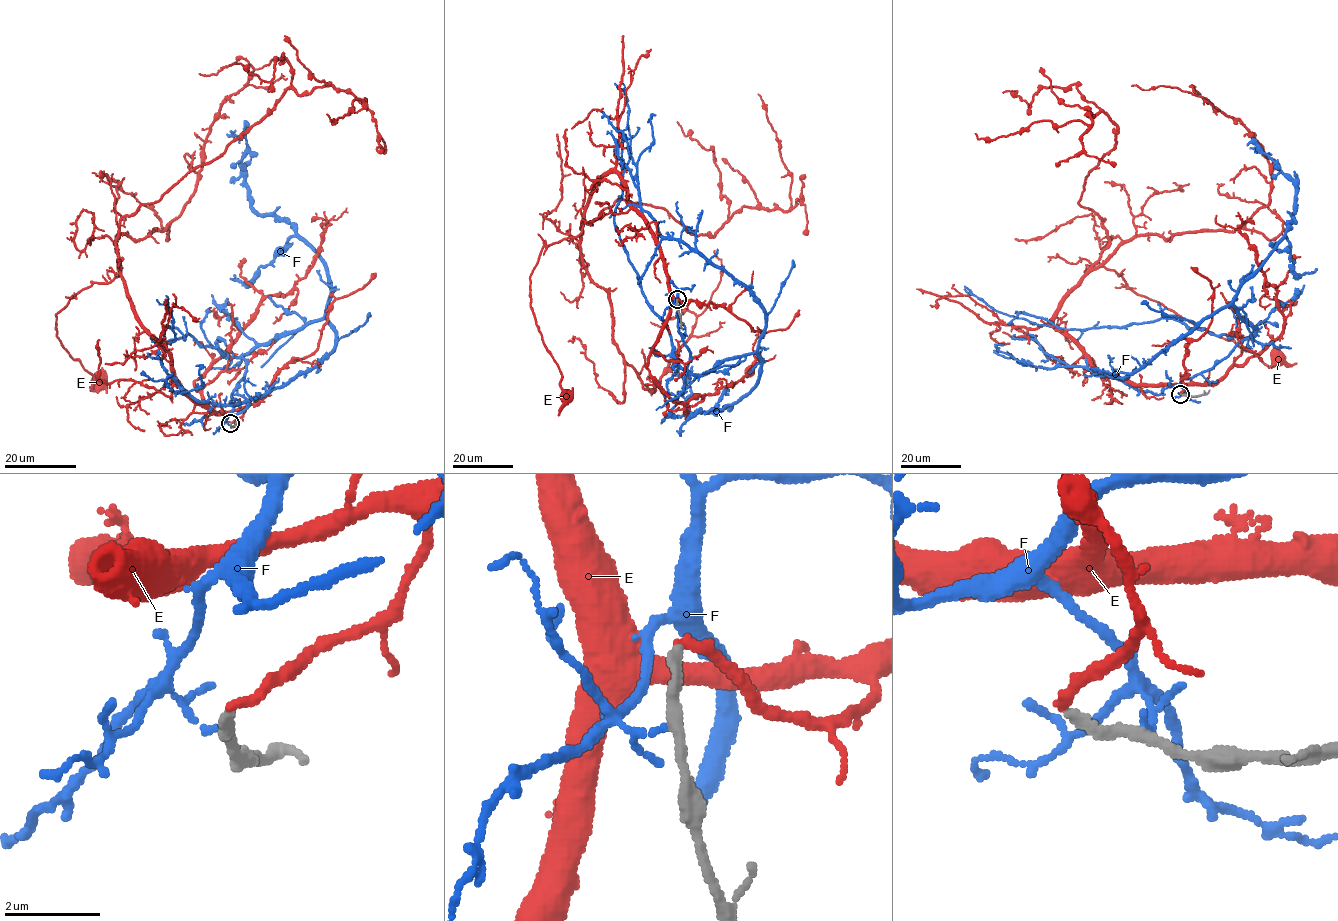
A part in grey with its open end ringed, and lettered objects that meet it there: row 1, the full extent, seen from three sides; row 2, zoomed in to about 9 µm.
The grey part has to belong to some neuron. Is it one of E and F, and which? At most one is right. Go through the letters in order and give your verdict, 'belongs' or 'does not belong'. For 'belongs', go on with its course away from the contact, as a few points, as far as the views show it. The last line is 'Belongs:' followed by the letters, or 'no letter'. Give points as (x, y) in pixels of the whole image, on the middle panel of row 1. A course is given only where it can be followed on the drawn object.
E: does not belong
F: does not belong
Belongs: no letter

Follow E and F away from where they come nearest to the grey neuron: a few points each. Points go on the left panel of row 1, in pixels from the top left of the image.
E: (230, 423), (245, 410), (214, 412), (181, 388), (119, 272), (55, 315), (63, 346), (91, 388), (99, 380)
F: (230, 424), (247, 353), (325, 318), (335, 331), (312, 368), (237, 404), (182, 393), (203, 385), (195, 366)

